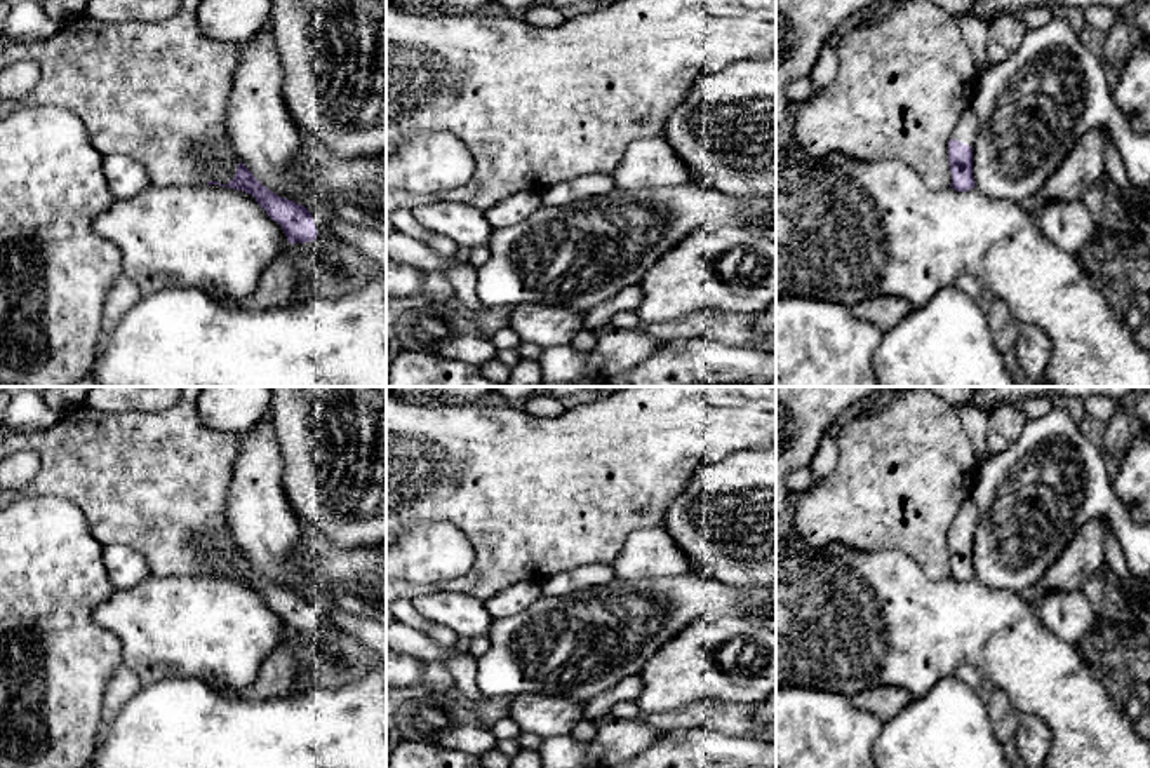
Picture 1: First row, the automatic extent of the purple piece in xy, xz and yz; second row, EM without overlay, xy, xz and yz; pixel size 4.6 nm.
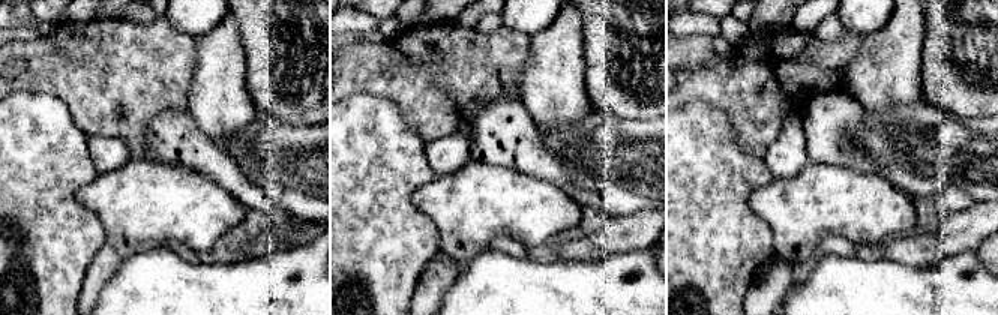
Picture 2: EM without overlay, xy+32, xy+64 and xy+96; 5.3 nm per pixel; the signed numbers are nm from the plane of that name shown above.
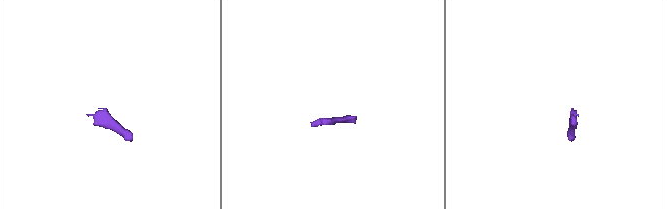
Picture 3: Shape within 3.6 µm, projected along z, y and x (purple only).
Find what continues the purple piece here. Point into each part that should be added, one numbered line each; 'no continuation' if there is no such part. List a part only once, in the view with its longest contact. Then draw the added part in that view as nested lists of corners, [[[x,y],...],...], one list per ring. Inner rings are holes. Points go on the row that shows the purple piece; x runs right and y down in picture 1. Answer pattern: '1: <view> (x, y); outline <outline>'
1: xy (369, 242); outline [[[311,207],[308,211],[318,235],[332,230],[341,240],[386,268],[386,235],[334,219],[332,216],[327,216],[324,209]]]
2: yz (966, 129); outline [[[969,106],[967,110],[964,110],[964,113],[960,115],[953,132],[952,132],[952,139],[960,141],[967,146],[974,146],[976,141],[976,134],[980,129],[980,122],[976,113],[973,111],[973,108]]]

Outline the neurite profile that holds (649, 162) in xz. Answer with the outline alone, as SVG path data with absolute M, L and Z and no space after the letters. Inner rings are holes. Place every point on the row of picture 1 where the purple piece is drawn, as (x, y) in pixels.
M659 134L633 141L611 178L618 190L642 190L679 186L692 178L692 171Z

